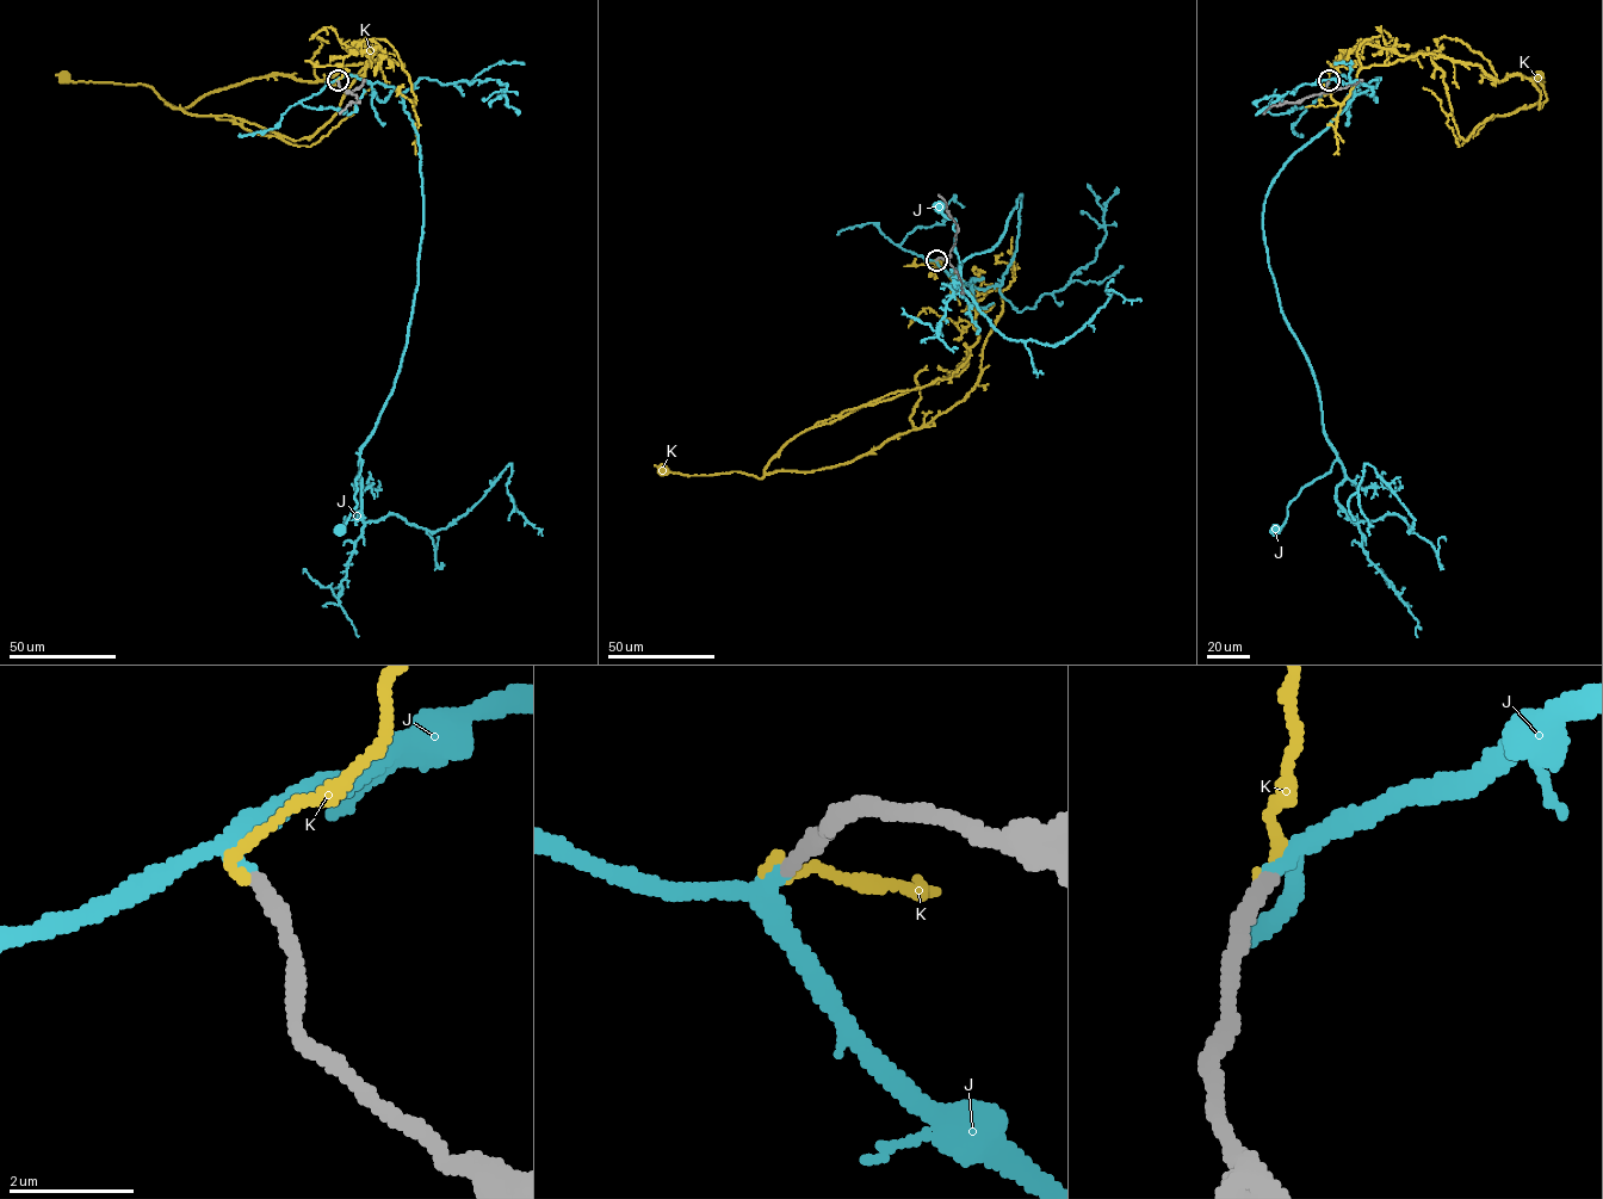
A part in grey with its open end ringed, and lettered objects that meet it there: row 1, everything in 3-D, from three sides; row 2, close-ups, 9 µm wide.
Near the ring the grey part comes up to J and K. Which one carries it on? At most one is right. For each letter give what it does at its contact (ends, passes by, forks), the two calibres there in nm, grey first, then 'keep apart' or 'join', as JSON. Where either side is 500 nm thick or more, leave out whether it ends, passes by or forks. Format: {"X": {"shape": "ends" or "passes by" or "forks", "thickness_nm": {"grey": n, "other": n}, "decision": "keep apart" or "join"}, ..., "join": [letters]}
{"J": {"shape": "passes by", "thickness_nm": {"grey": 280, "other": 200}, "decision": "join"}, "K": {"shape": "ends", "thickness_nm": {"grey": 280, "other": 170}, "decision": "keep apart"}, "join": ["J"]}

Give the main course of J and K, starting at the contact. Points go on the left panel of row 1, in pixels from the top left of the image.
J: (338, 81), (354, 75), (397, 90), (418, 135), (422, 197), (406, 345), (363, 446), (357, 505), (339, 531)
K: (338, 81), (372, 41), (379, 56), (367, 51), (339, 110), (292, 140), (189, 115), (140, 84), (65, 75)

